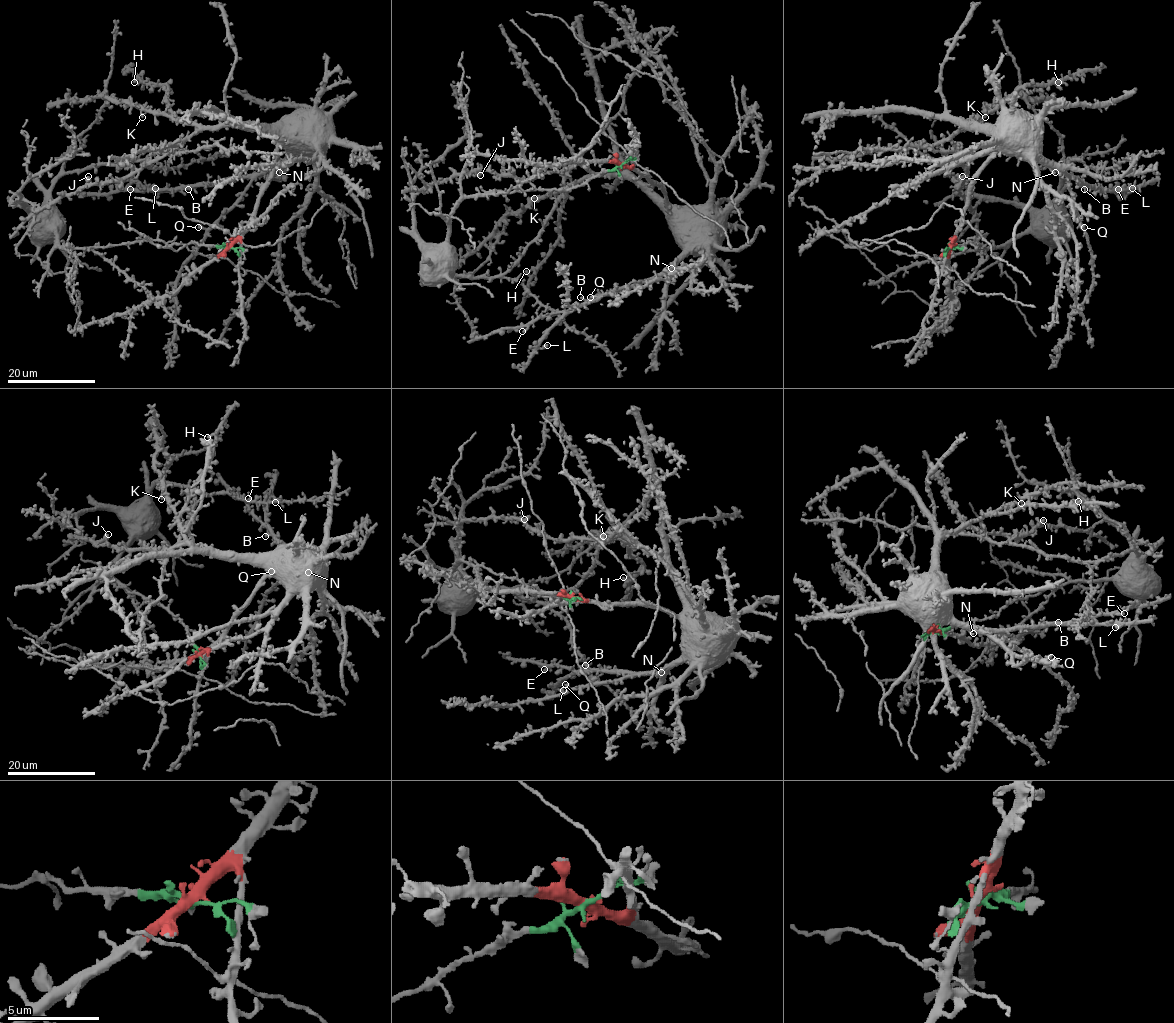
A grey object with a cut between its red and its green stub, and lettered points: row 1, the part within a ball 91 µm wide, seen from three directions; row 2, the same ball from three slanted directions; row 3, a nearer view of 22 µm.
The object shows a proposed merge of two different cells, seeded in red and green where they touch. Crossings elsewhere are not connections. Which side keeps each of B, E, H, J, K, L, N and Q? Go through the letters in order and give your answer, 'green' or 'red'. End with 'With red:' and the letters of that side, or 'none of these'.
B: red
E: red
H: red
J: red
K: red
L: red
N: red
Q: red
With red: B, E, H, J, K, L, N, Q

